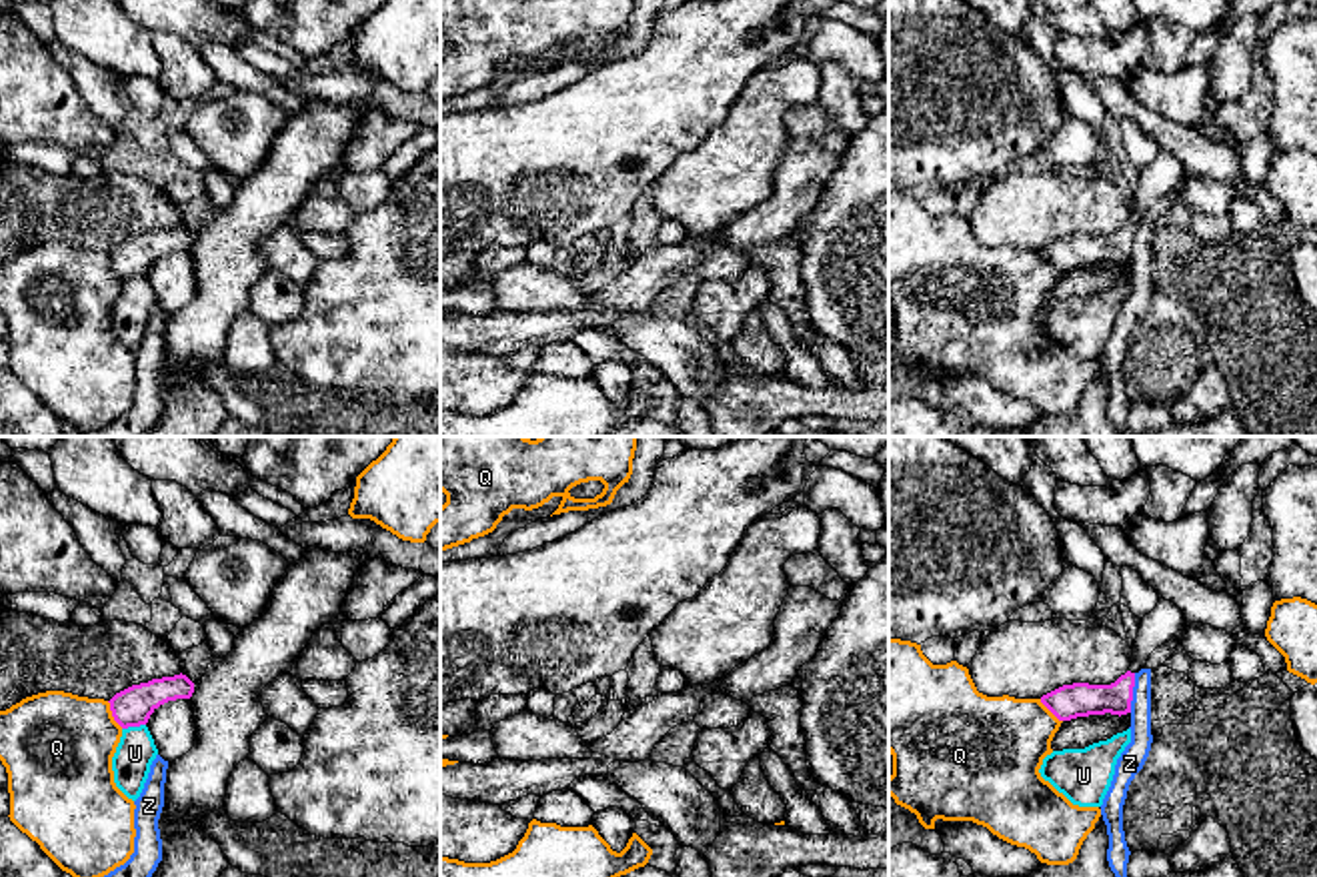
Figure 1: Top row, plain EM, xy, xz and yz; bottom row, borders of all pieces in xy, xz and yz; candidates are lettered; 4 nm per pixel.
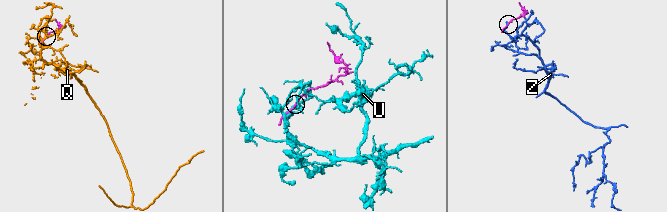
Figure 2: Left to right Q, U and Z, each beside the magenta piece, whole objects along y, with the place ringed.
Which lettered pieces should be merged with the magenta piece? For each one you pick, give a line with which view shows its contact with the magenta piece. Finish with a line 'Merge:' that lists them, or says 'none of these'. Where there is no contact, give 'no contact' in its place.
Merge: none of these

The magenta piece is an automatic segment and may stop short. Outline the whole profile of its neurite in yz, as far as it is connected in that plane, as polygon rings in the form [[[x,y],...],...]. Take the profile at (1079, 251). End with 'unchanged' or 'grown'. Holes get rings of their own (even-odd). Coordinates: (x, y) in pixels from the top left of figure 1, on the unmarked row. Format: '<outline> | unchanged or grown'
[[[1127,222],[1111,236],[1073,234],[1041,248],[1041,254],[1059,270],[1071,272],[1089,266],[1131,264],[1135,224]]] | unchanged

